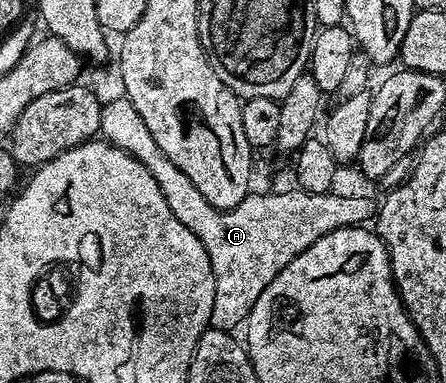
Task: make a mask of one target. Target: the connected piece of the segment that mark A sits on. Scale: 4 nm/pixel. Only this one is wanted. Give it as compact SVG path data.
M118 96L102 107L99 132L113 146L127 152L149 169L175 220L187 224L187 228L191 228L191 232L199 239L199 244L207 248L207 260L211 260L215 276L214 311L248 312L255 308L255 300L259 300L263 288L267 288L267 284L271 284L271 280L275 280L275 276L279 276L279 272L291 264L295 253L293 236L309 236L309 224L293 224L293 216L277 216L277 208L253 208L253 192L233 209L215 208L209 200L204 199L199 188L163 156L147 124L124 96Z

